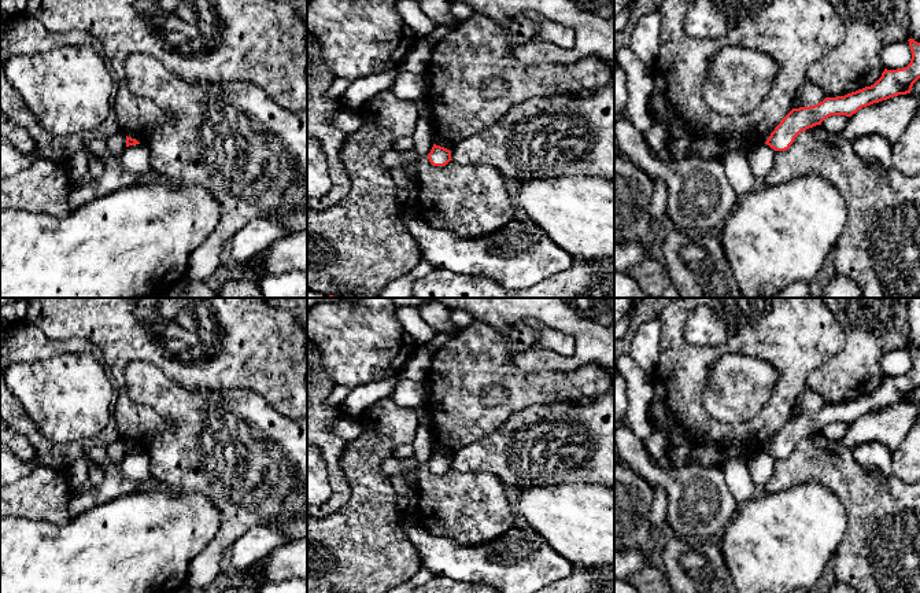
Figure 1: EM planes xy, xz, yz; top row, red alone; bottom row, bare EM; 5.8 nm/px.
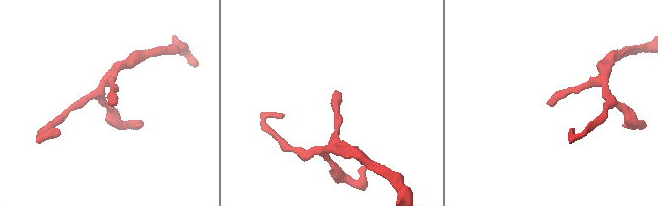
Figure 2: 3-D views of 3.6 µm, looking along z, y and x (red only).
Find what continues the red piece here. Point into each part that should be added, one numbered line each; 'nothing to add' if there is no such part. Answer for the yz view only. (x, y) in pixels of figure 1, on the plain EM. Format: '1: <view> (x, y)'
nothing to add

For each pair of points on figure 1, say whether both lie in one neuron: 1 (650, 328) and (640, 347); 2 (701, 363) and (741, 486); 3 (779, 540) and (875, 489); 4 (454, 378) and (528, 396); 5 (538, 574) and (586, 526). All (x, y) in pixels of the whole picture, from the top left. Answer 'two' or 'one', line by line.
1: one
2: two
3: two
4: one
5: two

